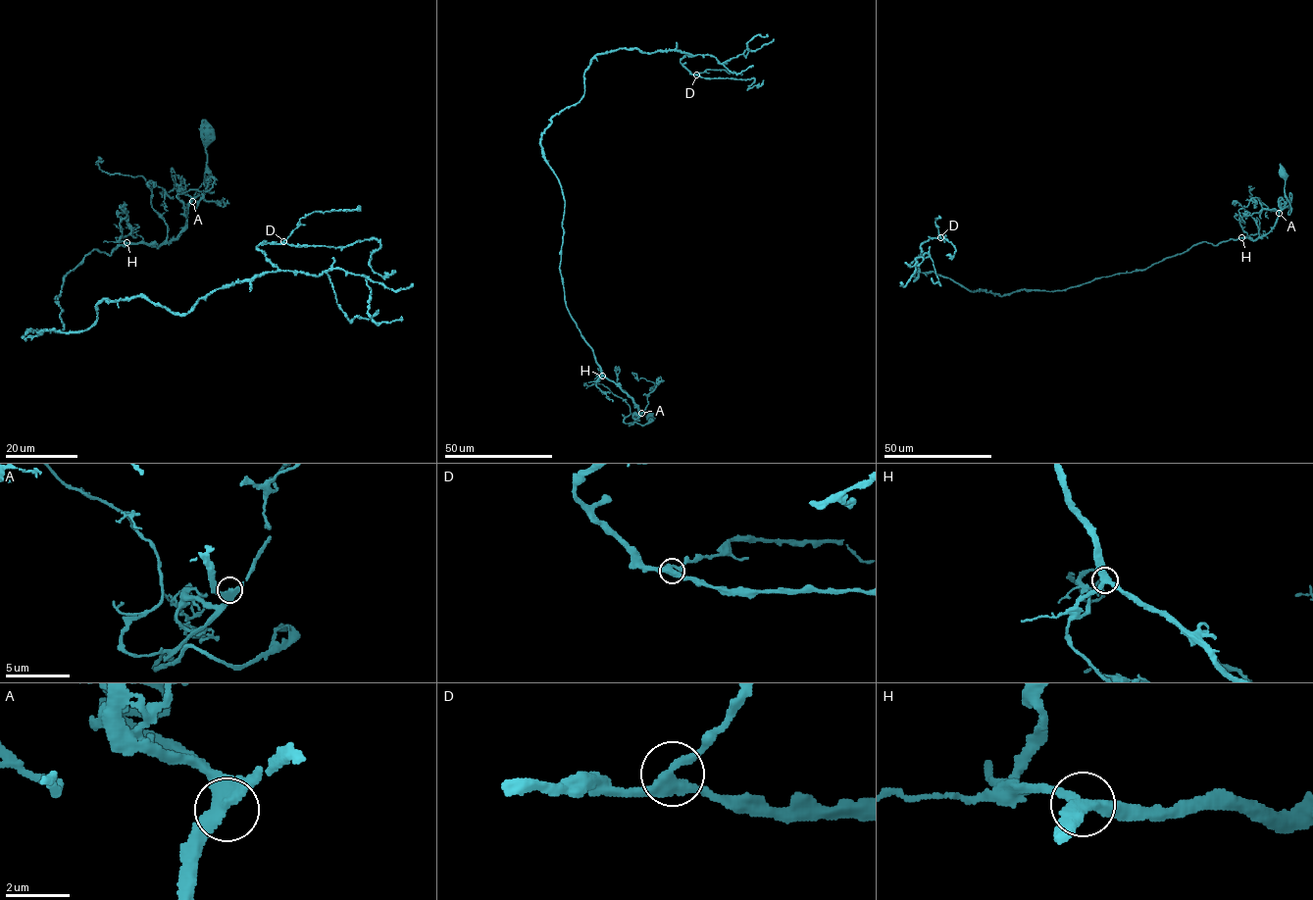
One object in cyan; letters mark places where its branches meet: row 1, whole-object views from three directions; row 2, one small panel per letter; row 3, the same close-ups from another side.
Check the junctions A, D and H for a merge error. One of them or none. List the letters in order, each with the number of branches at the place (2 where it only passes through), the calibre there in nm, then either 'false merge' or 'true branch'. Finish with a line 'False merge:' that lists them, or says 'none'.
A: branches 3; calibre 340 nm; true branch
D: branches 3; calibre 360 nm; true branch
H: branches 3; calibre 320 nm; true branch
False merge: none

